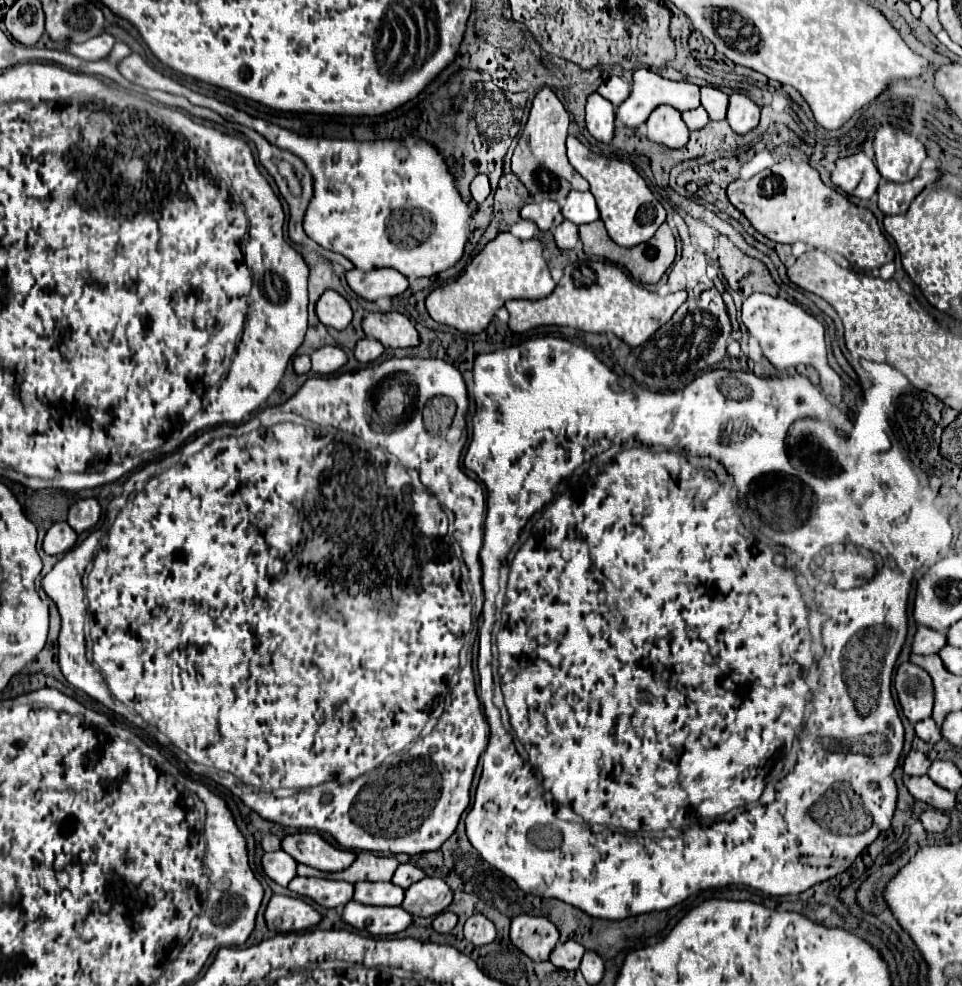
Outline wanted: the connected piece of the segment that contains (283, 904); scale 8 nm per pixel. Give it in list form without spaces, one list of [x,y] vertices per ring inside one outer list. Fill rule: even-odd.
[[[274,895],[266,907],[266,925],[270,931],[276,933],[292,933],[292,931],[306,931],[320,923],[322,915],[296,897]]]

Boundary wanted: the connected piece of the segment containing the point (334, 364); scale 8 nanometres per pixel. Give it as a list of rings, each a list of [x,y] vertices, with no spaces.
[[[322,347],[314,351],[310,357],[312,357],[312,371],[318,375],[332,375],[348,363],[348,357],[340,347]]]

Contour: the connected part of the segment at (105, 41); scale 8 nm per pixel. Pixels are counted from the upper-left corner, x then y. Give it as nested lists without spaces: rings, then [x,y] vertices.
[[[102,33],[86,43],[80,43],[80,45],[74,45],[74,43],[68,43],[68,51],[80,59],[86,59],[86,61],[98,61],[98,59],[106,59],[108,53],[112,51],[112,45],[114,45],[114,37],[108,35],[108,33]]]

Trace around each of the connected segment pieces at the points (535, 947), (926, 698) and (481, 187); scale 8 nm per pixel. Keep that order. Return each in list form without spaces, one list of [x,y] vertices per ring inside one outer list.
[[[518,915],[512,919],[510,939],[530,959],[548,961],[550,951],[558,943],[558,929],[546,917]]]
[[[902,663],[896,669],[894,687],[898,693],[898,701],[902,705],[902,711],[912,723],[932,717],[934,687],[932,687],[930,675],[922,667],[914,663]]]
[[[476,175],[472,179],[472,183],[470,183],[470,193],[472,193],[472,197],[474,197],[476,203],[482,203],[488,197],[488,193],[490,193],[488,177],[486,175]]]

